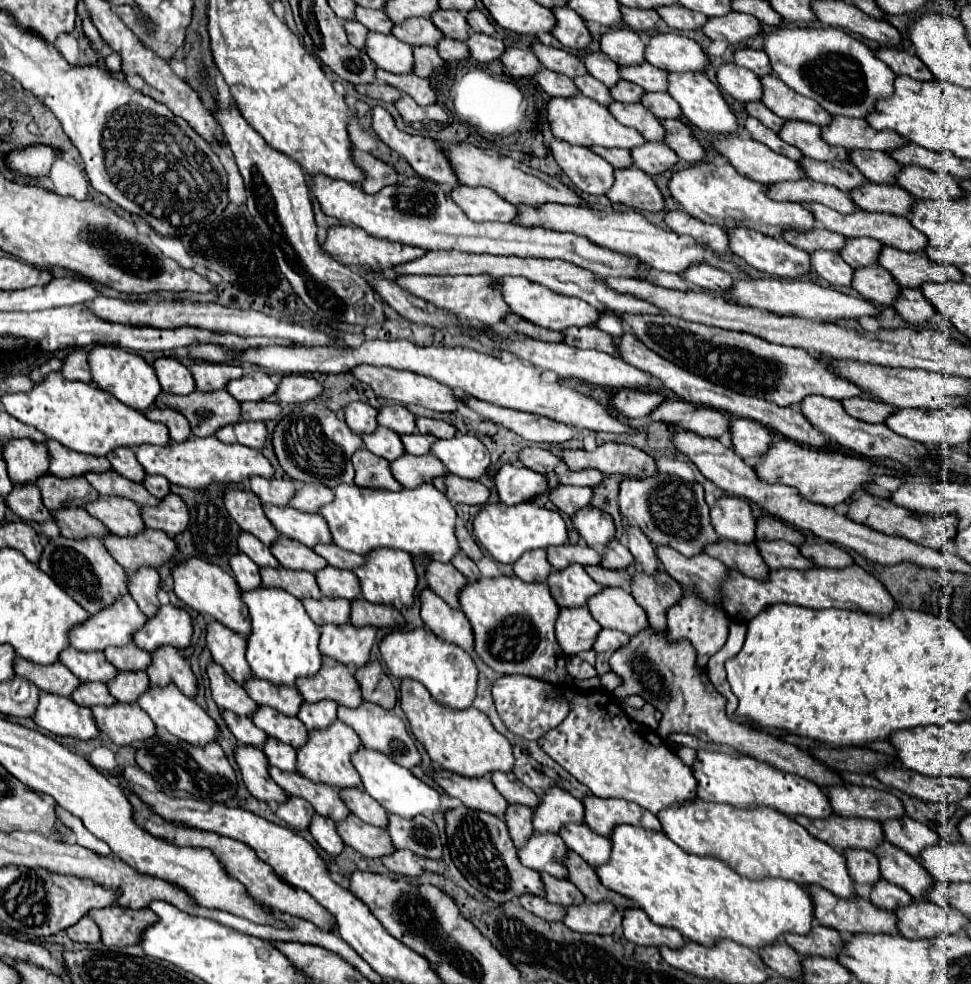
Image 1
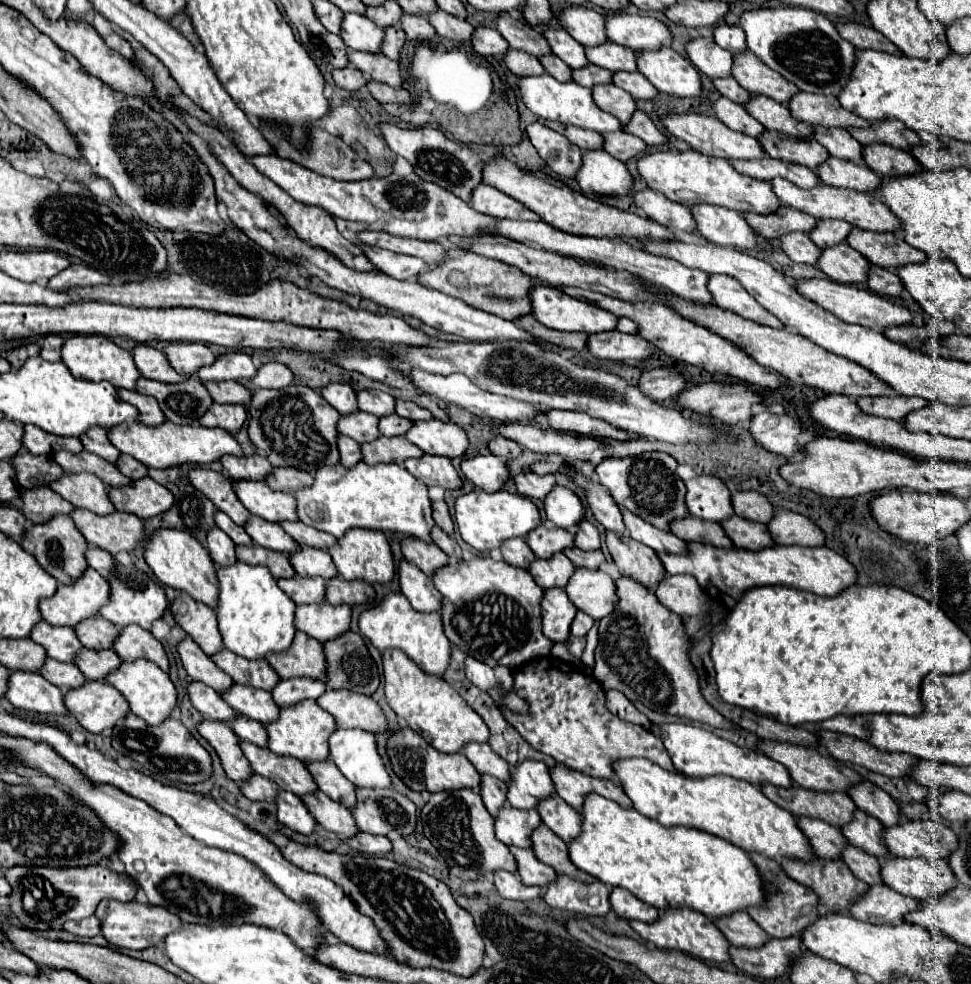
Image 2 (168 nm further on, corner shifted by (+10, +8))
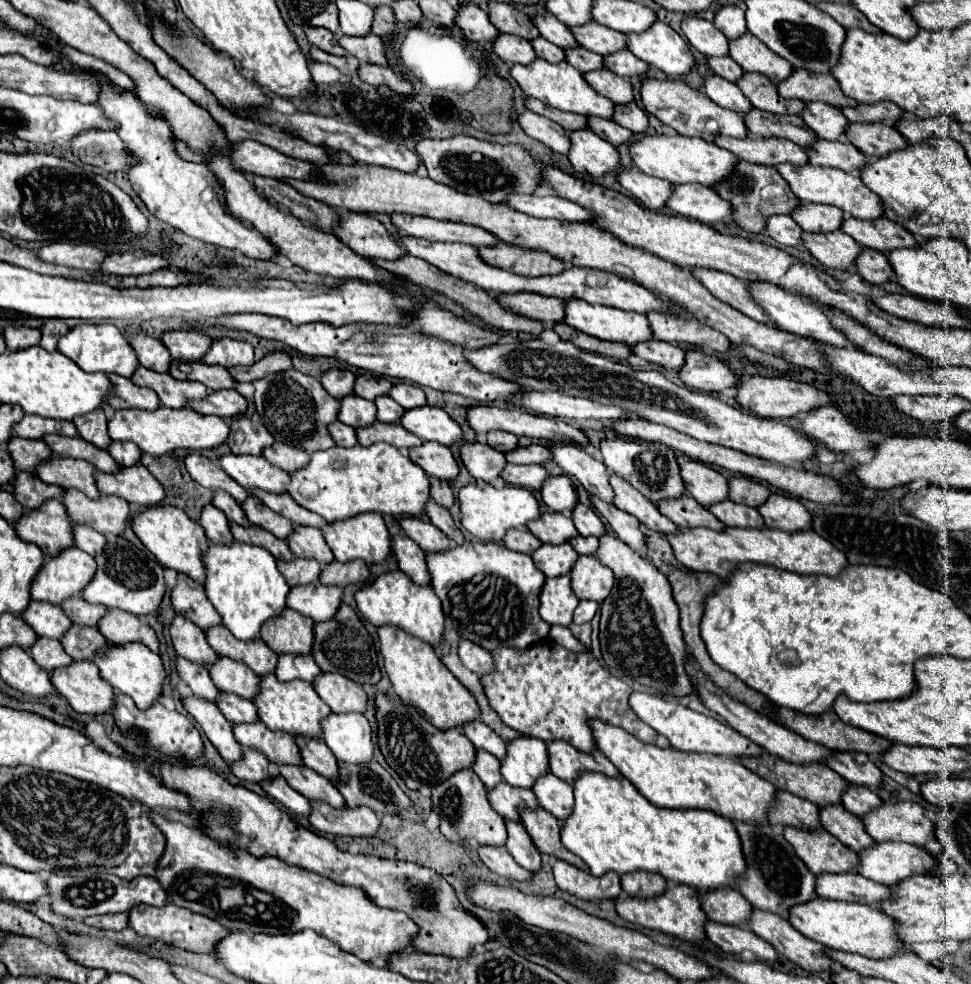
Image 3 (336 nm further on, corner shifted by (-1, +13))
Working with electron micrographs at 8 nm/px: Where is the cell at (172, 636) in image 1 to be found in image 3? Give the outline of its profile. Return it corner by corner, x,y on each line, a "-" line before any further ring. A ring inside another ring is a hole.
128,529
120,537
110,537
104,547
104,553
96,557
98,573
92,579
92,585
84,589
82,597
90,603
100,603
108,609
122,609
132,615
150,615
158,613
162,597
166,593
164,585
164,567
156,561
156,557
134,537

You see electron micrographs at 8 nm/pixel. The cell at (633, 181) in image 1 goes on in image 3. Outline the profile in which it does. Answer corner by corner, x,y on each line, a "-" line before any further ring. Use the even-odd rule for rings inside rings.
586,129
580,133
570,133
570,137
572,149
568,159
578,173
598,179
620,169
620,153
616,151
616,147
596,137
596,133

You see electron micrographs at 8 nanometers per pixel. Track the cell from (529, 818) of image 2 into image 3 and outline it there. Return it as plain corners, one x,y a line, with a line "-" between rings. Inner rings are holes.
500,783
496,789
488,791
488,801
492,809
508,821
522,823
518,809
540,809
538,799
528,789
512,789
508,783

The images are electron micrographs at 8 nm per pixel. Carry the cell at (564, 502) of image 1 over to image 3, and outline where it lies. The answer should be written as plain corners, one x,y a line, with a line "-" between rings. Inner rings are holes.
508,463
500,477
508,485
518,485
518,487
526,487
526,489
540,489
550,475
542,465
514,465
514,463

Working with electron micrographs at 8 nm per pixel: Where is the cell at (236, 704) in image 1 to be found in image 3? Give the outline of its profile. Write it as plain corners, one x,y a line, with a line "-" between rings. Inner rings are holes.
178,615
170,627
170,637
174,643
174,649
180,657
198,663
198,665
214,665
218,655
216,651
208,645
204,631
200,627
196,627
192,621
188,621
186,617

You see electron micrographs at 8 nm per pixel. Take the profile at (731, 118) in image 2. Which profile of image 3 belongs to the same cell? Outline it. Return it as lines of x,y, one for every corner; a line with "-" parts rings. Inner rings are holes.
718,75
704,79
704,91
714,103
718,103
724,109
730,109
730,111
736,111
742,115
754,109
736,83
730,83

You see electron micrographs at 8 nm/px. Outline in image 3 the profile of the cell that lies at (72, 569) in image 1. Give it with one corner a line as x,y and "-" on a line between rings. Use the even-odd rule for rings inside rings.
46,501
40,509
24,515
16,525
20,539
36,543
46,555
56,555
62,549
74,547
74,525
62,501

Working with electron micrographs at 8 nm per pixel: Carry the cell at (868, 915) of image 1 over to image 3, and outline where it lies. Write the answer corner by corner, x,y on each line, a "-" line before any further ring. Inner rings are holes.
784,827
784,839
794,847
796,855
814,875
850,873
856,871
860,865
860,857
828,831
800,833
800,829

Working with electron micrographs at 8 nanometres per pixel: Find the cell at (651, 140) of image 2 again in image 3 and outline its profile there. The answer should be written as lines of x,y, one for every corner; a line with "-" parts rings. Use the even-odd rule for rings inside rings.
634,101
628,105
616,105
614,121
632,133
646,133
648,129
648,113
640,109

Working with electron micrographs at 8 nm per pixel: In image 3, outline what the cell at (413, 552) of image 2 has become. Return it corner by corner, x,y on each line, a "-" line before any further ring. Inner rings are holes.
404,517
400,521
404,533
420,545
420,549
424,553
440,553
446,551
450,547
450,541
444,533
440,533
440,529
436,529
428,519
422,517

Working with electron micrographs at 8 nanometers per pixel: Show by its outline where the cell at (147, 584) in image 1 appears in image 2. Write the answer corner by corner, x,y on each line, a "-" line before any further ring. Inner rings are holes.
89,546
87,548
87,552
85,552
85,560
87,560
87,564
93,568
93,570
97,570
101,576
109,576
111,574
111,568
113,568
113,564
115,564
115,560
113,560
113,556
109,554
109,552
105,552
105,550
101,550
101,548
97,548
97,546

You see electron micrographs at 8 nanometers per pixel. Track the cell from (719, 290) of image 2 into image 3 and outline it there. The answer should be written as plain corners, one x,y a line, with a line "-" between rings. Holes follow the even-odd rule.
746,281
746,287
752,295
752,299
756,301
756,305
770,317
770,321
784,329
784,331
790,331
790,333
798,333
798,335
804,335
804,337
812,337
812,339
818,339
822,343
828,343
828,345
834,345
834,347
850,347
848,339
832,327
832,323
828,321
828,317
824,317
824,313
812,309
812,305
804,305
804,301
800,301
798,295
792,295
790,291
784,291
768,281

